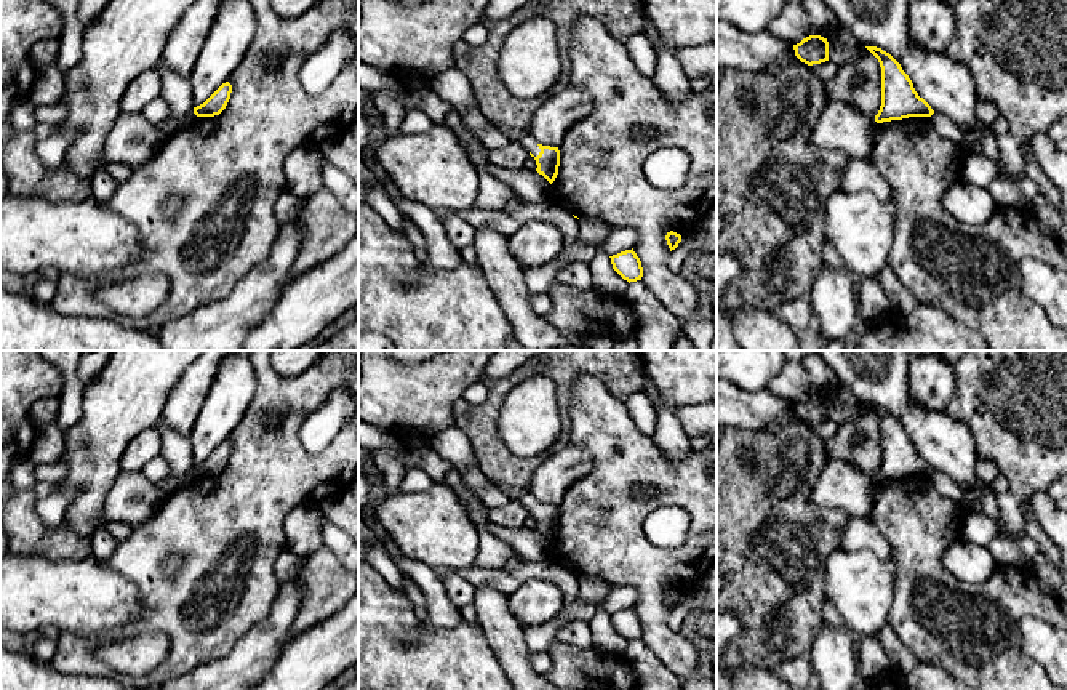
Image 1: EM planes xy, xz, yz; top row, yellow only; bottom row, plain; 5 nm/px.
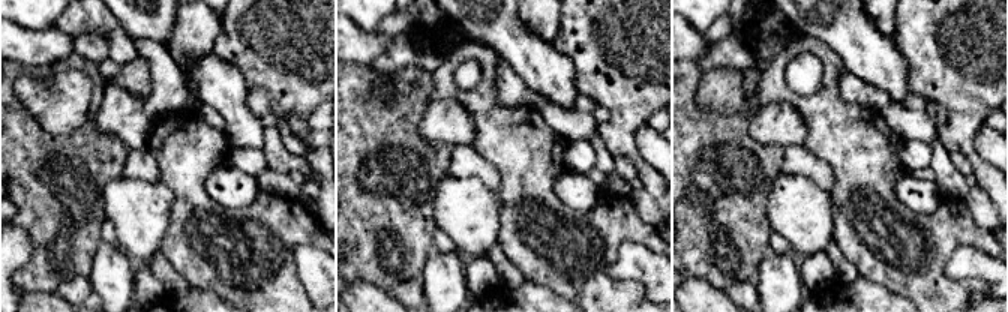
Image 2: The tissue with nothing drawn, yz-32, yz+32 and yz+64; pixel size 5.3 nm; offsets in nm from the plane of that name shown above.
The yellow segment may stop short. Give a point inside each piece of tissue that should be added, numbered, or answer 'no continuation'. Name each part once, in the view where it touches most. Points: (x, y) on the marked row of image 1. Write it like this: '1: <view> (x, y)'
1: xz (527, 140)

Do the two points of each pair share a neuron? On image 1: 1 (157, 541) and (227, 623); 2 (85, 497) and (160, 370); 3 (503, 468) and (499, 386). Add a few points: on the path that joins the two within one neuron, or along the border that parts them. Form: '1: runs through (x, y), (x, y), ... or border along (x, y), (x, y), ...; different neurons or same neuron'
1: runs through (183, 551), (200, 569), (202, 601); same neuron
2: runs through (91, 465), (95, 444), (109, 421), (128, 402); same neuron
3: runs through (488, 447), (490, 407); same neuron

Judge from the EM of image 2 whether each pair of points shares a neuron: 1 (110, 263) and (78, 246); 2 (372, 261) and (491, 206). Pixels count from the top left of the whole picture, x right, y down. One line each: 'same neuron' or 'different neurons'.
1: different neurons
2: different neurons

